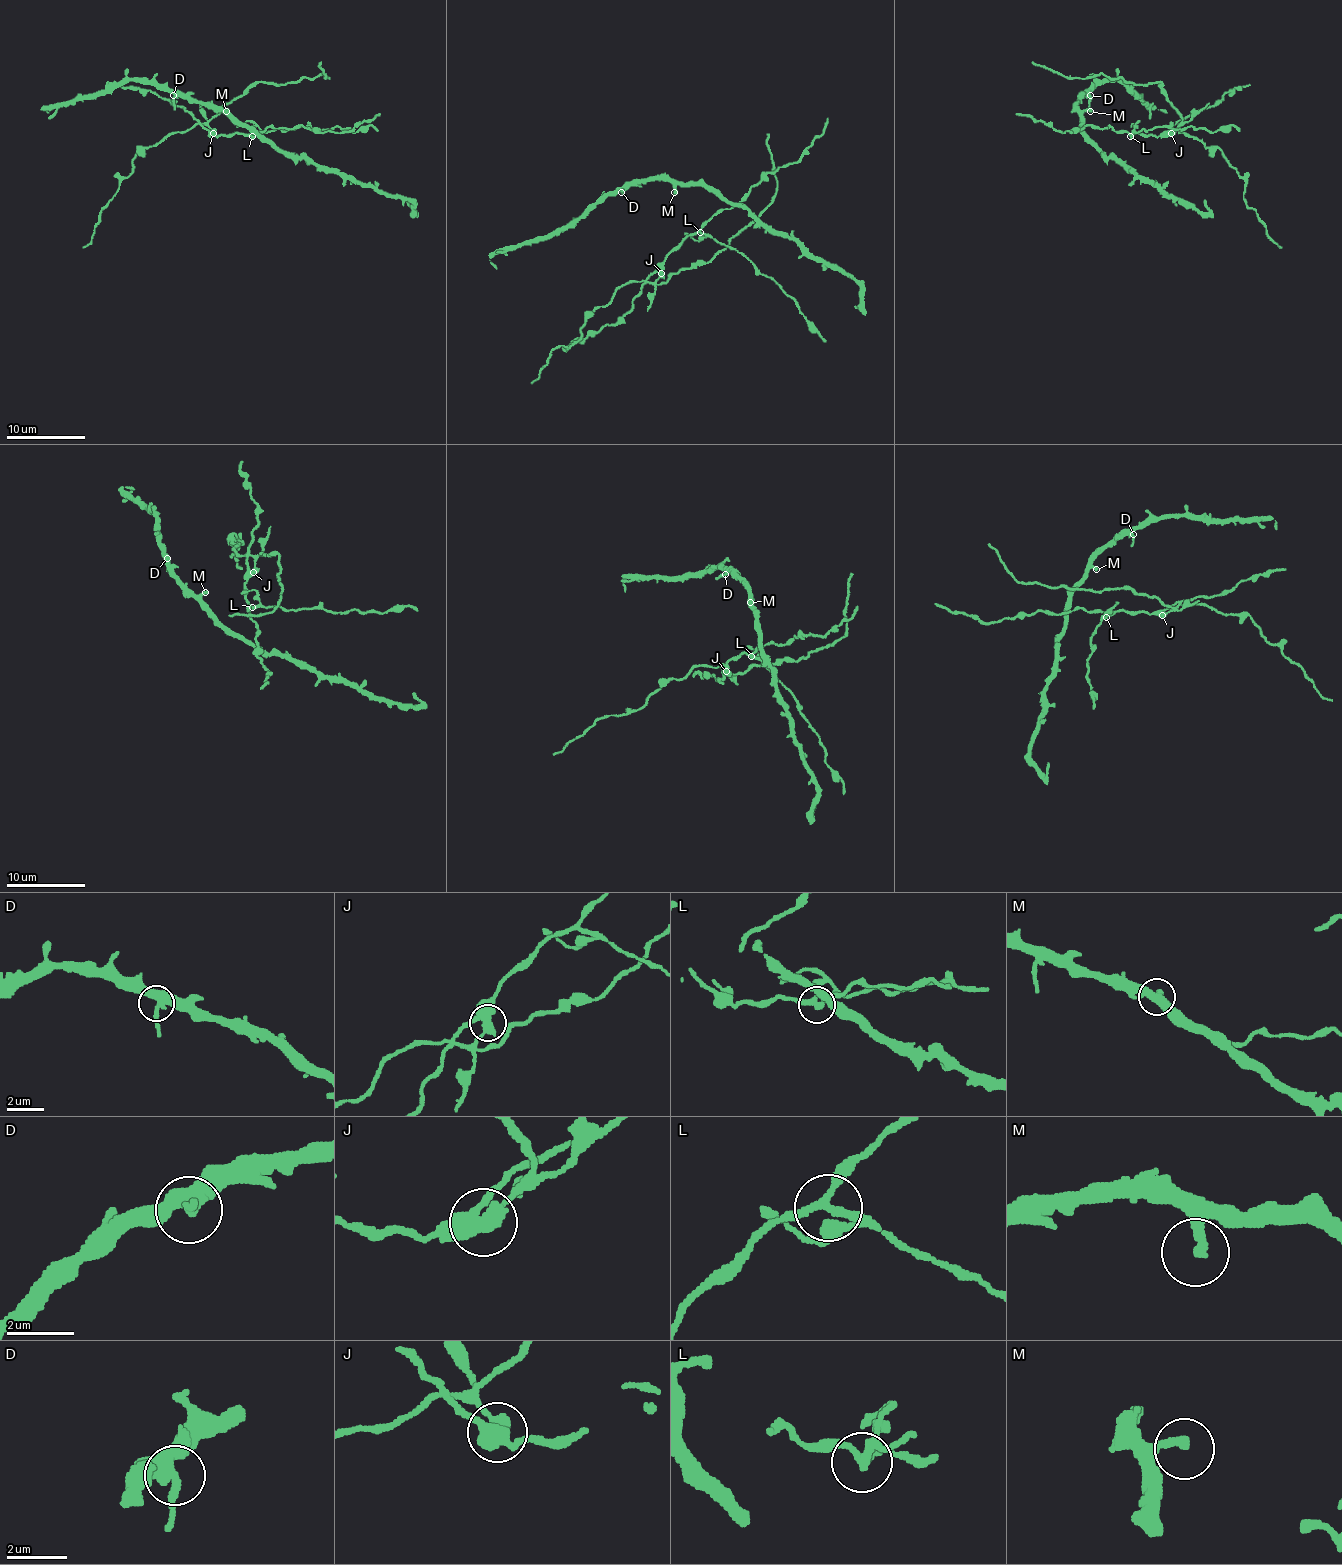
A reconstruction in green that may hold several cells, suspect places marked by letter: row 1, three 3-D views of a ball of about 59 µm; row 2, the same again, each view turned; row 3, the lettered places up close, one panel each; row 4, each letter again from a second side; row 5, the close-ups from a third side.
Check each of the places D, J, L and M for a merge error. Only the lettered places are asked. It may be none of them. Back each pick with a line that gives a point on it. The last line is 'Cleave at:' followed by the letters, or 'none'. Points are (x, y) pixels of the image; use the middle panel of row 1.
J: Place: (661, 273)
L: Place: (700, 232)
Cleave at: J, L

